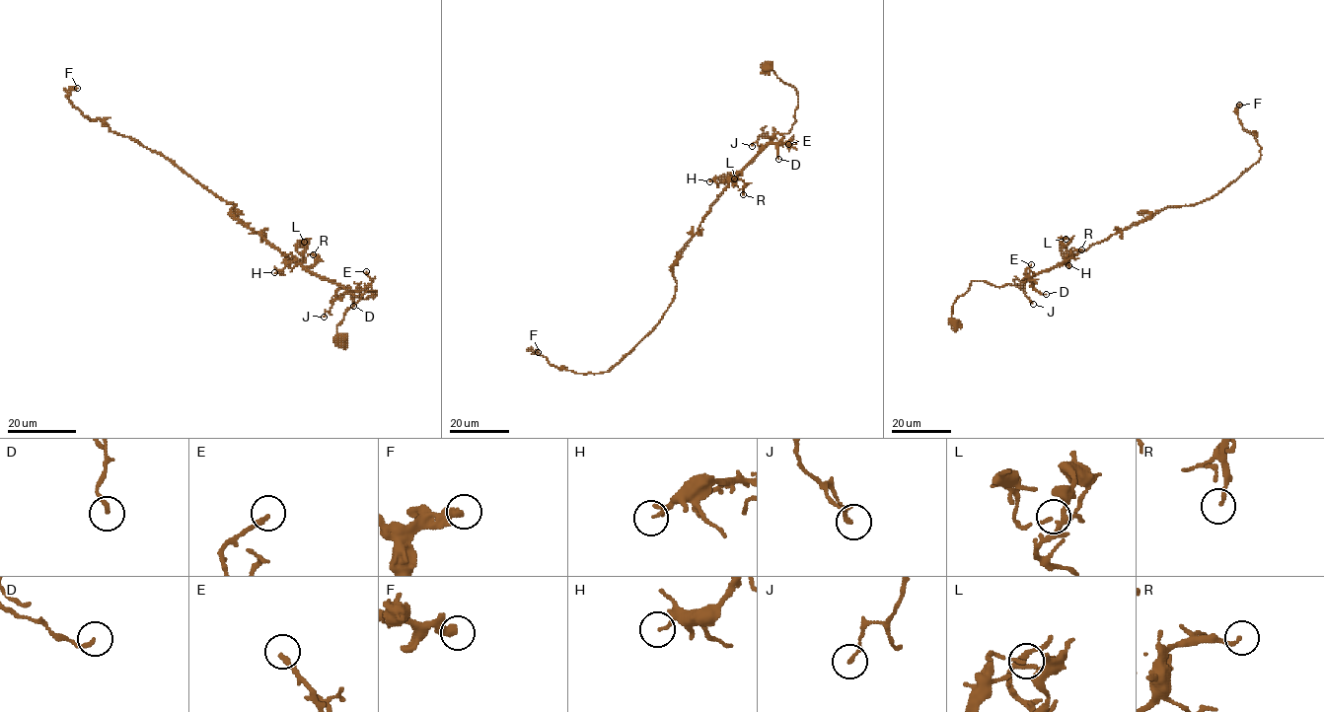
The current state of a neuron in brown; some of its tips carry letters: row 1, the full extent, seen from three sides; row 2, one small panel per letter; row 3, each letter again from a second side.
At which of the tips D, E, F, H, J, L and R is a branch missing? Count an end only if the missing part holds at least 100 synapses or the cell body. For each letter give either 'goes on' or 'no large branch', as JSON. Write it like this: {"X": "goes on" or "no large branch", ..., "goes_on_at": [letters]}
{"D": "no large branch", "E": "no large branch", "F": "no large branch", "H": "no large branch", "J": "no large branch", "L": "no large branch", "R": "no large branch", "goes_on_at": []}

